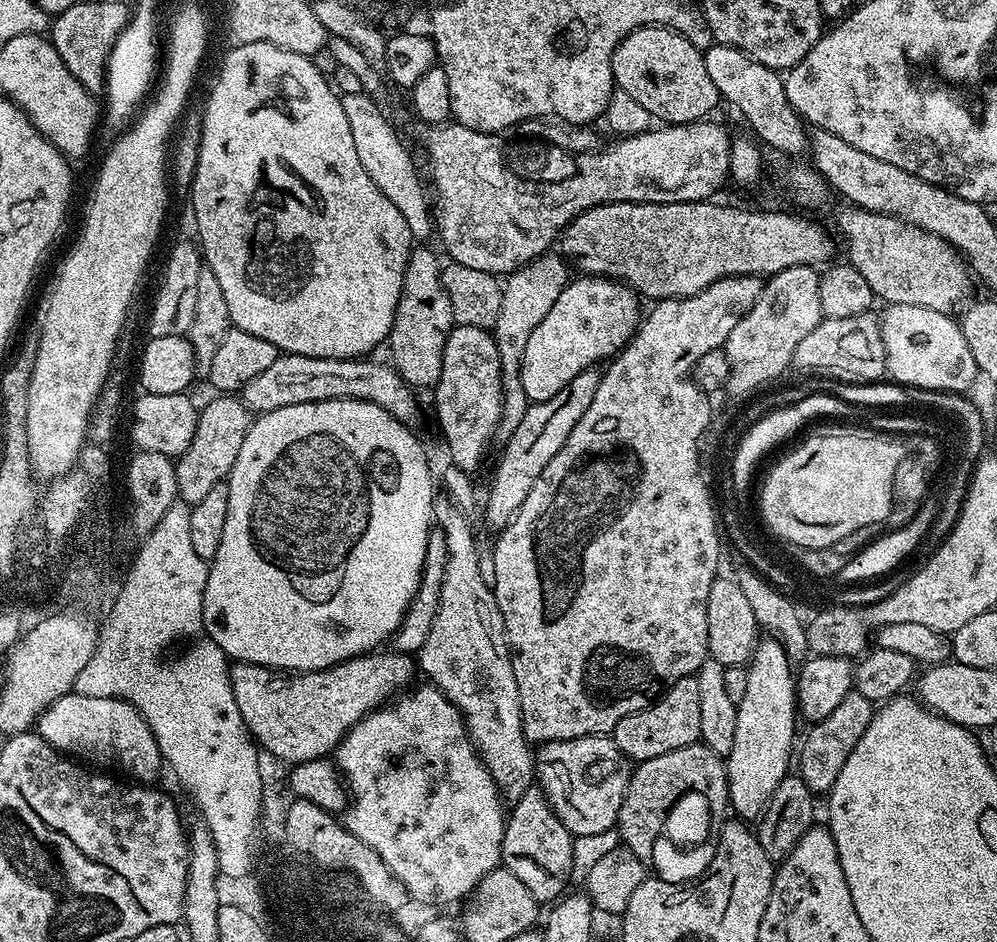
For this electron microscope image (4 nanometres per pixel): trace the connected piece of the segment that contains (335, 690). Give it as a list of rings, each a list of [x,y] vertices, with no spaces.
[[[377,650],[369,652],[362,656],[355,656],[353,660],[343,660],[340,664],[335,664],[332,668],[323,668],[317,672],[302,672],[299,674],[289,675],[288,680],[276,680],[277,673],[271,668],[262,666],[261,664],[246,664],[243,662],[236,662],[230,668],[230,682],[234,690],[234,702],[238,702],[238,710],[244,719],[244,725],[248,727],[249,733],[257,745],[261,749],[264,748],[272,756],[277,756],[280,760],[288,760],[289,765],[301,764],[307,760],[319,760],[327,757],[329,754],[335,753],[336,747],[339,746],[341,738],[350,731],[358,721],[364,716],[369,716],[371,712],[375,712],[378,708],[383,708],[385,704],[389,703],[397,694],[403,693],[405,689],[413,683],[411,682],[415,676],[418,676],[418,664],[415,659],[407,652],[397,652],[395,650]]]

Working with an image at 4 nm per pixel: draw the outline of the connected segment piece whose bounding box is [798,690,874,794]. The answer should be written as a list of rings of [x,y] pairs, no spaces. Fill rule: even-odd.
[[[853,690],[846,694],[846,698],[842,698],[842,703],[828,717],[807,729],[809,732],[805,734],[804,741],[802,736],[798,744],[798,775],[814,794],[831,792],[838,774],[842,774],[842,766],[846,766],[846,758],[850,758],[850,750],[854,750],[854,746],[858,746],[858,738],[866,734],[866,726],[870,726],[873,711],[872,701],[862,698],[862,694]]]

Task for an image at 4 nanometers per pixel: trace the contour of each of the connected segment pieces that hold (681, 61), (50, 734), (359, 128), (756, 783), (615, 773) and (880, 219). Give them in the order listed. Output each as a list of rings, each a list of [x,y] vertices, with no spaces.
[[[645,26],[636,28],[614,50],[612,55],[612,78],[615,87],[621,92],[630,94],[641,106],[646,106],[650,114],[657,121],[665,125],[695,124],[703,121],[716,108],[716,103],[721,103],[722,97],[713,79],[706,70],[704,53],[700,48],[692,45],[689,37],[682,35],[680,31],[667,26]]]
[[[71,691],[67,696],[58,698],[42,713],[38,721],[38,735],[50,747],[57,748],[69,757],[81,761],[93,760],[96,763],[93,765],[117,773],[125,772],[120,774],[136,782],[155,781],[152,779],[162,769],[158,742],[146,718],[142,718],[135,706],[118,698],[86,698]]]
[[[363,92],[346,93],[340,96],[342,110],[346,110],[346,118],[350,122],[350,134],[354,134],[354,147],[358,150],[358,159],[366,174],[374,181],[374,186],[398,206],[402,218],[406,218],[406,226],[410,226],[412,239],[416,242],[428,242],[434,236],[433,213],[430,209],[430,198],[424,194],[424,186],[416,173],[416,164],[408,153],[406,145],[400,141],[396,128],[384,117],[385,109],[376,104]]]
[[[776,638],[761,639],[756,645],[752,659],[746,667],[746,695],[742,702],[736,705],[737,726],[734,730],[734,746],[728,751],[726,767],[728,769],[728,803],[731,811],[739,819],[752,822],[768,807],[774,790],[778,790],[778,782],[789,775],[788,763],[794,760],[794,741],[796,736],[796,720],[798,709],[796,707],[796,678],[794,664],[789,659],[788,652]]]
[[[611,735],[583,736],[569,740],[555,740],[549,744],[541,744],[534,752],[534,776],[538,787],[548,799],[554,814],[571,832],[573,837],[580,835],[599,834],[616,828],[618,810],[622,806],[624,792],[628,788],[630,761],[618,750]]]
[[[855,206],[844,207],[836,216],[835,231],[838,236],[840,231],[843,251],[844,248],[848,251],[847,263],[866,278],[873,297],[880,299],[881,296],[885,305],[926,306],[926,310],[947,313],[952,308],[959,309],[969,299],[968,291],[974,285],[970,269],[963,256],[942,238],[896,216],[883,216],[881,212],[868,212]]]

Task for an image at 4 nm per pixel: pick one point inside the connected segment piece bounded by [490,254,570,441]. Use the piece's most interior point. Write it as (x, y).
(529, 292)

